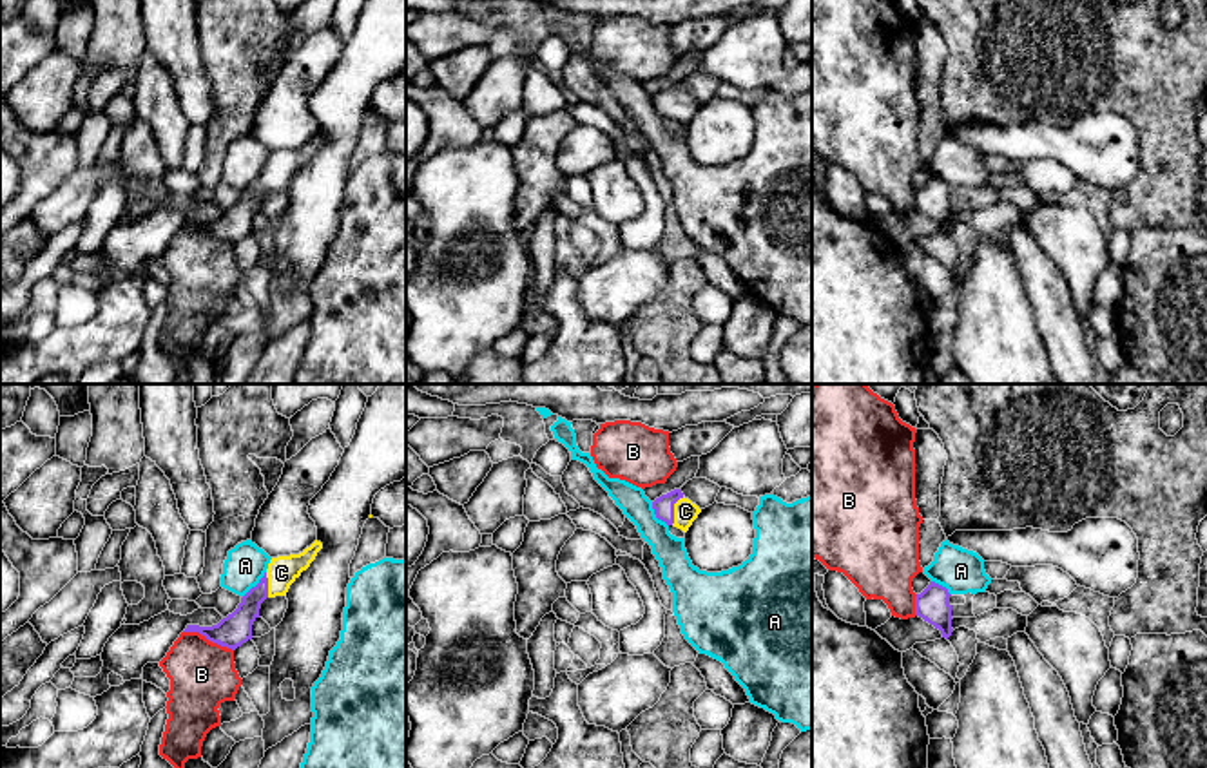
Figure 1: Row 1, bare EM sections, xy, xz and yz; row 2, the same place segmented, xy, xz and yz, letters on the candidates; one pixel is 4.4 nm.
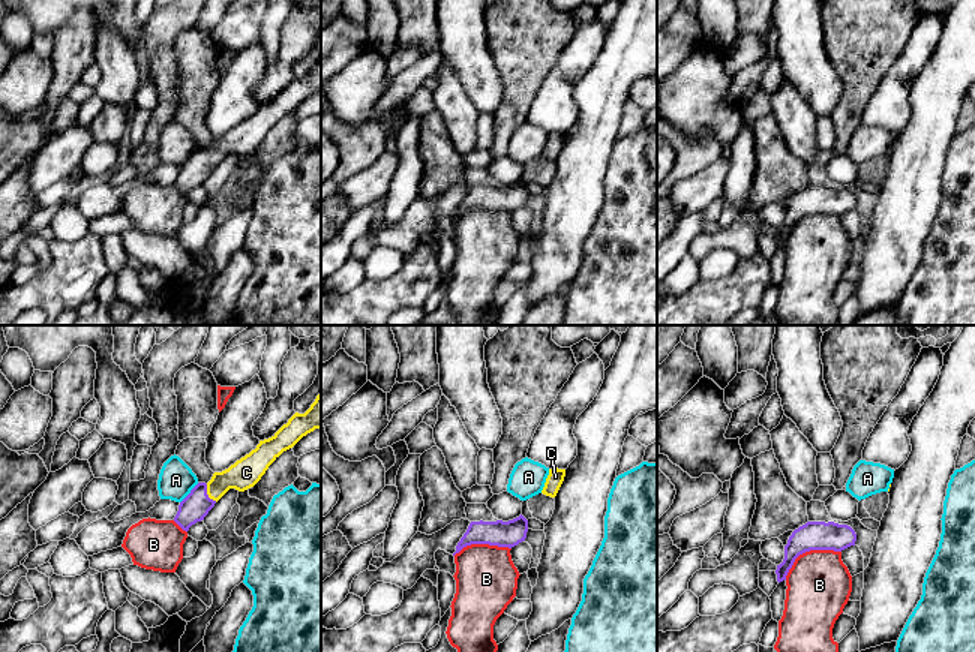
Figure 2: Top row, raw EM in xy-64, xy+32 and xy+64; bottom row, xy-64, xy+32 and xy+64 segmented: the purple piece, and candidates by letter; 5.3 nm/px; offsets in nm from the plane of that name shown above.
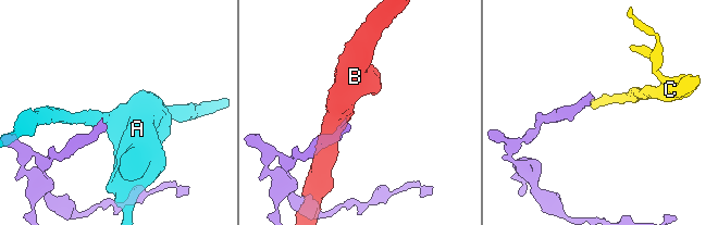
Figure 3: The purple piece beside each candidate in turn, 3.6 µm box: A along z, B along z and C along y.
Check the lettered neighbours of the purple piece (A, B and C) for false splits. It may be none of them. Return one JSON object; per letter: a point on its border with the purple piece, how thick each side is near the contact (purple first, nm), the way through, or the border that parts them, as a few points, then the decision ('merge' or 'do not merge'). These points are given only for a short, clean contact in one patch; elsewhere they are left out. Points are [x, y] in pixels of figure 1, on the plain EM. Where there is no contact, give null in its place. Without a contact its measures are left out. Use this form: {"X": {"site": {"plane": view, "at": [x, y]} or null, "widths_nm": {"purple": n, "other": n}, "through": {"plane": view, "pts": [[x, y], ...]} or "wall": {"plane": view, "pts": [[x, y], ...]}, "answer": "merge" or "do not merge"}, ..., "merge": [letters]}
{"A": {"site": {"plane": "xy", "at": [256, 180]}, "widths_nm": {"purple": 140, "other": 180}, "wall": {"plane": "xy", "pts": [[265, 165], [241, 192]]}, "answer": "do not merge"}, "B": {"site": {"plane": "xy", "at": [209, 234]}, "widths_nm": {"purple": 140, "other": 300}, "answer": "do not merge"}, "C": {"site": {"plane": "xz", "at": [673, 104]}, "widths_nm": {"purple": 100, "other": 100}, "through": {"plane": "xz", "pts": [[664, 102], [673, 104], [685, 105]]}, "answer": "merge"}, "merge": ["C"]}

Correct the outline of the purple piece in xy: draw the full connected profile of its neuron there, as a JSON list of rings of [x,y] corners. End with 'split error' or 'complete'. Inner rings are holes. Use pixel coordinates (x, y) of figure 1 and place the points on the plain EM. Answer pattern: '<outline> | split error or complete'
[[[315,134],[299,149],[272,152],[265,170],[241,192],[232,208],[212,221],[187,219],[183,226],[199,226],[208,235],[236,245],[252,234],[252,219],[259,212],[261,197],[266,192],[286,190],[290,179],[310,161],[321,143],[323,138]]] | split error

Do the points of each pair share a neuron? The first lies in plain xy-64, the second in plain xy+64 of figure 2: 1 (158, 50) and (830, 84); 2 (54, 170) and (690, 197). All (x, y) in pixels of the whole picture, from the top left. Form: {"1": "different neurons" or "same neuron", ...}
{"1": "different neurons", "2": "same neuron"}

